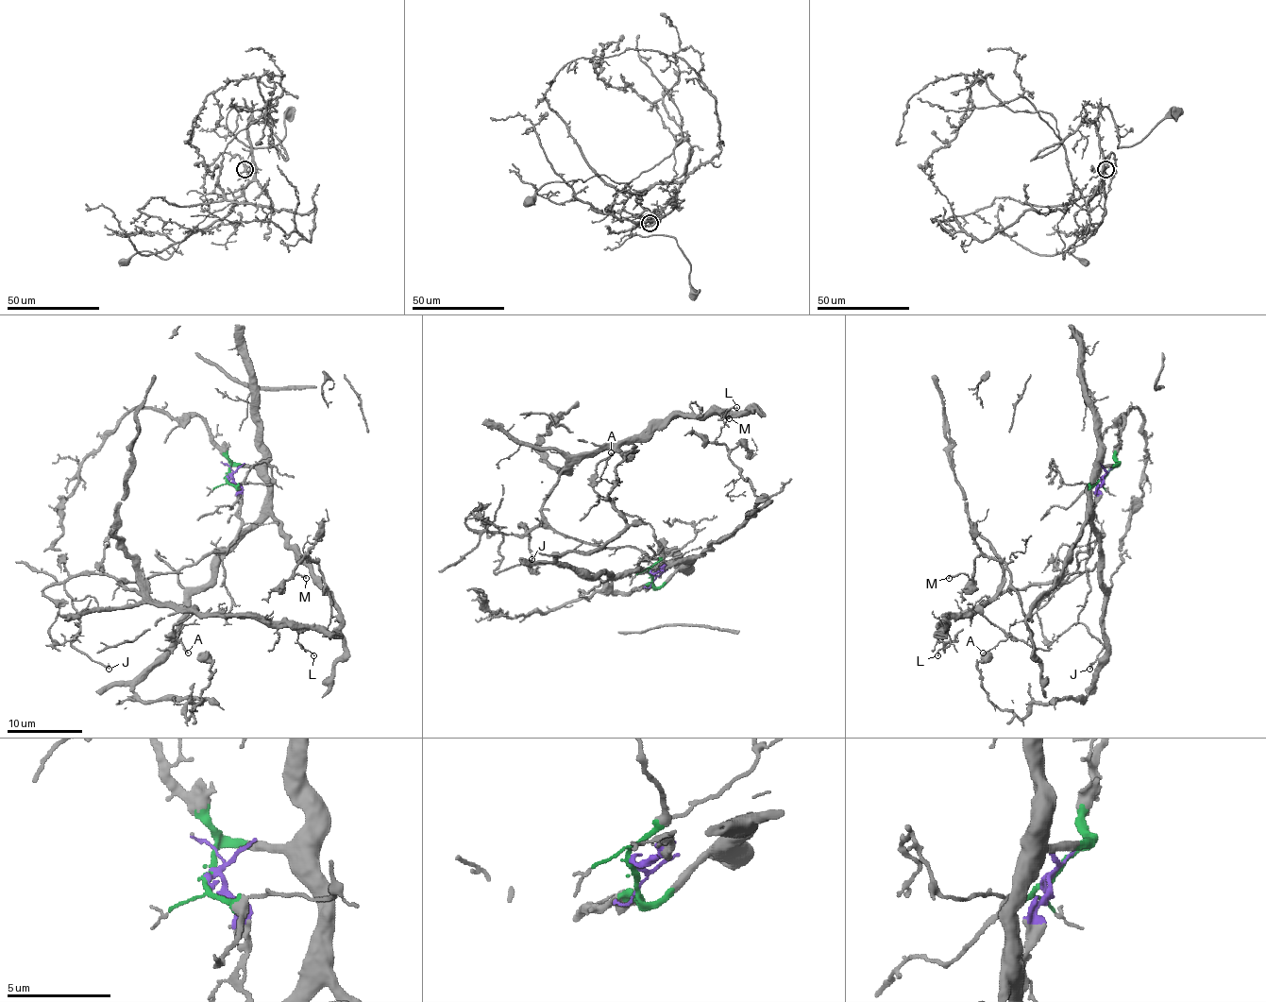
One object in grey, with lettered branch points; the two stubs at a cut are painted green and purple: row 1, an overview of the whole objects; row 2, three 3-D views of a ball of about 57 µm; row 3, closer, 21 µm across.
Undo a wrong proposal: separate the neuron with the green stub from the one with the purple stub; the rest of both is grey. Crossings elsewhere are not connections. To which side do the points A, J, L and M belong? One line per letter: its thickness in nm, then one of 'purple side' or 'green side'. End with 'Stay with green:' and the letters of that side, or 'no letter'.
A: 120 nm thick; purple side
J: 190 nm thick; purple side
L: 110 nm thick; purple side
M: 100 nm thick; green side
Stay with green: M

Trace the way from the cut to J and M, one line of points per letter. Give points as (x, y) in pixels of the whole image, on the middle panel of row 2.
J: (651, 575), (663, 562), (632, 547), (540, 526), (474, 532), (472, 511), (500, 532), (497, 573), (532, 560)
M: (651, 575), (661, 586), (724, 541), (760, 501), (728, 446), (717, 444), (730, 417)

